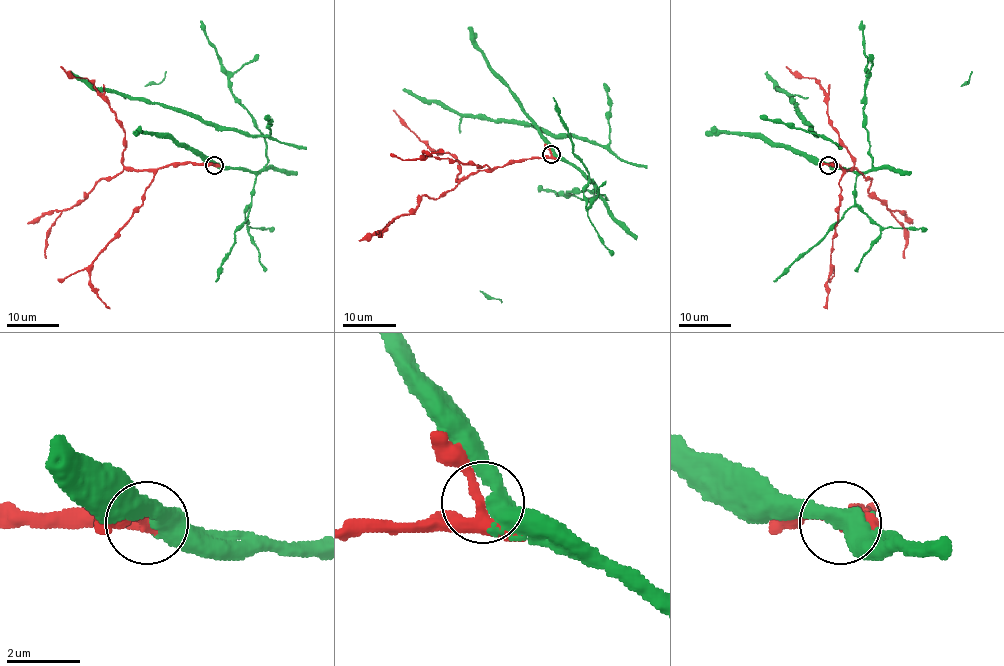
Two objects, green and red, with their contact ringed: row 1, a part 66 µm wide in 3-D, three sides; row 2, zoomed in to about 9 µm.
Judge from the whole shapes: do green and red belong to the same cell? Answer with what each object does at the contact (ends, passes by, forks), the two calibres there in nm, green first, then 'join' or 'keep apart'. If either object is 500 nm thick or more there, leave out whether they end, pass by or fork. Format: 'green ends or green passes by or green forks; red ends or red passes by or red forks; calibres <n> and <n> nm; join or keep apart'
green forks; red forks; calibres 360 and 320 nm; join

